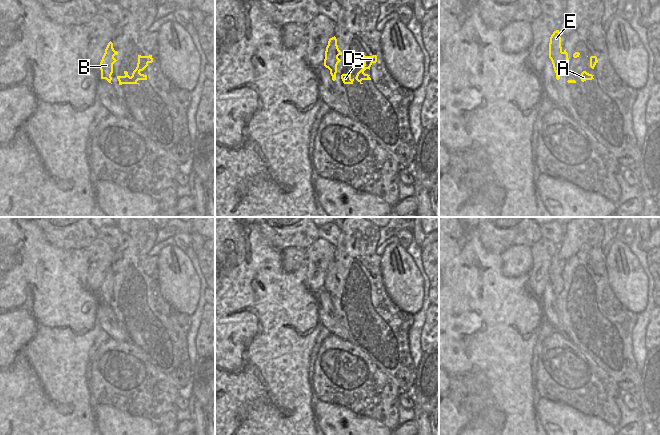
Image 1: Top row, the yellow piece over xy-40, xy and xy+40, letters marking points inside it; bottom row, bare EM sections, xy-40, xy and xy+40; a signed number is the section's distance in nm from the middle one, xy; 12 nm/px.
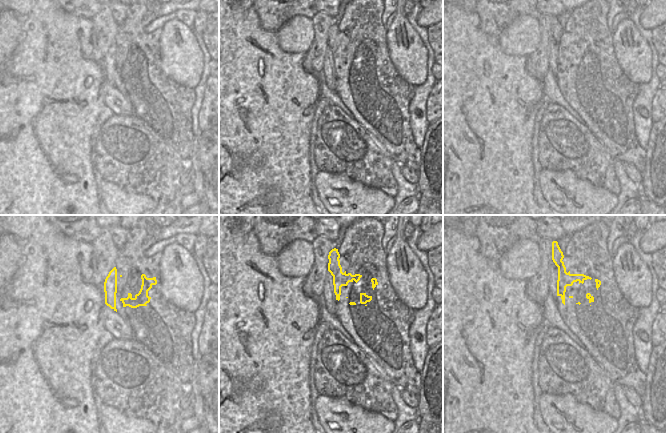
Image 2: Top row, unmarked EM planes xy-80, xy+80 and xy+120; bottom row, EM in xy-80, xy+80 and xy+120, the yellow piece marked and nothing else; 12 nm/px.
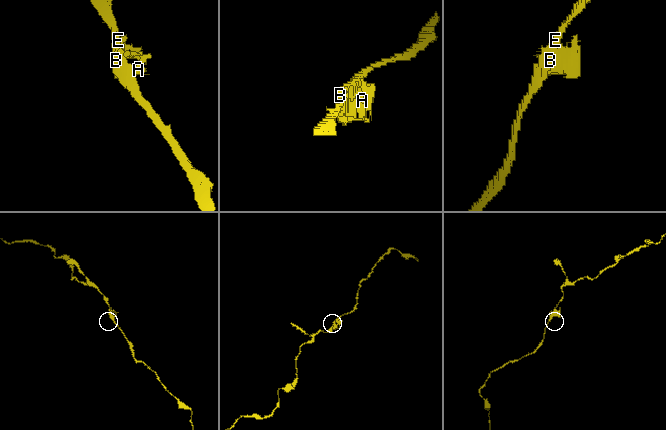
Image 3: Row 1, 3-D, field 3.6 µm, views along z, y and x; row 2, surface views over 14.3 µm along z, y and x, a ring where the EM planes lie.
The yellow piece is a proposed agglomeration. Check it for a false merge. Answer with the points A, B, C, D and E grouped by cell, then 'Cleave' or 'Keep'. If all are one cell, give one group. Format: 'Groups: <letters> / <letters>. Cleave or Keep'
Groups: A C D / B E. Cleave

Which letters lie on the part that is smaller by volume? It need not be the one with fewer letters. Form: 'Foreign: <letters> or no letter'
Foreign: A, C, D

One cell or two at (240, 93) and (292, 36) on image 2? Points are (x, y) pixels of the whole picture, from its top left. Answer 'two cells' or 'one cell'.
two cells

